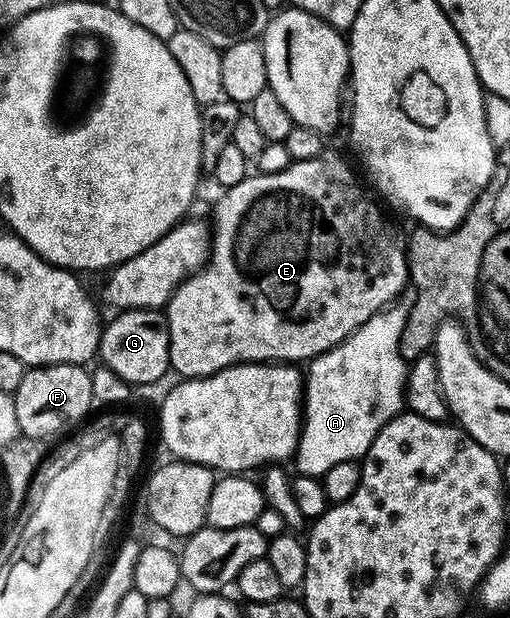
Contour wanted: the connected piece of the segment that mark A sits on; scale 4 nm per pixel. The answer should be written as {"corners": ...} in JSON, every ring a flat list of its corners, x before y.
{"corners":[[394,303,387,309,380,309,363,327,359,327,346,341,328,349,326,353,312,358,303,373,303,420,301,438,297,444,296,472,303,477,324,477,335,463,347,463,364,458,375,435,387,422,402,412,405,405,405,375,407,363,399,355,399,335,405,326,408,308]]}

